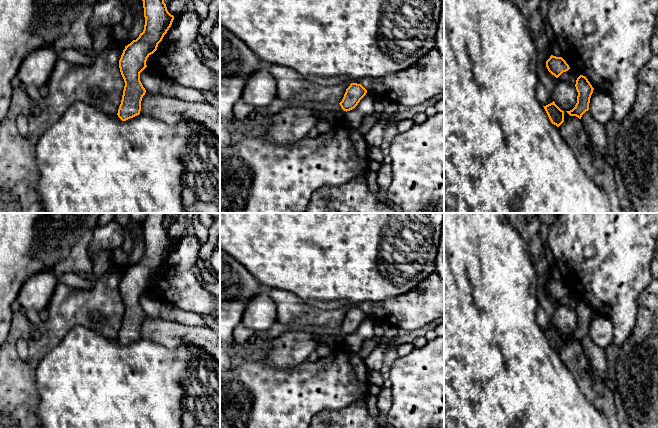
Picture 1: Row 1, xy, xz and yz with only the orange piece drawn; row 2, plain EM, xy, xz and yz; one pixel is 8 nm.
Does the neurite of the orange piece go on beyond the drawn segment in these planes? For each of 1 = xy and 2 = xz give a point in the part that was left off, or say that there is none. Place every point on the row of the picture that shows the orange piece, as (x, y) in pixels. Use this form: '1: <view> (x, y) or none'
1: none
2: none

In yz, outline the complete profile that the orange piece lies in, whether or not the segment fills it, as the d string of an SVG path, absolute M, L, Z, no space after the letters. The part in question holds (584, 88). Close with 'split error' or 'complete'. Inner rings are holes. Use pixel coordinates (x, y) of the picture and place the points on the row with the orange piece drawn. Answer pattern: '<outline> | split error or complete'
M580 75L577 78L575 87L578 92L577 103L572 110L566 112L570 116L576 116L581 119L582 115L589 110L590 98L594 88L588 79L583 75Z | complete

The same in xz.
M351 83L339 104L344 111L350 111L358 105L366 93L367 90L361 84Z | complete

